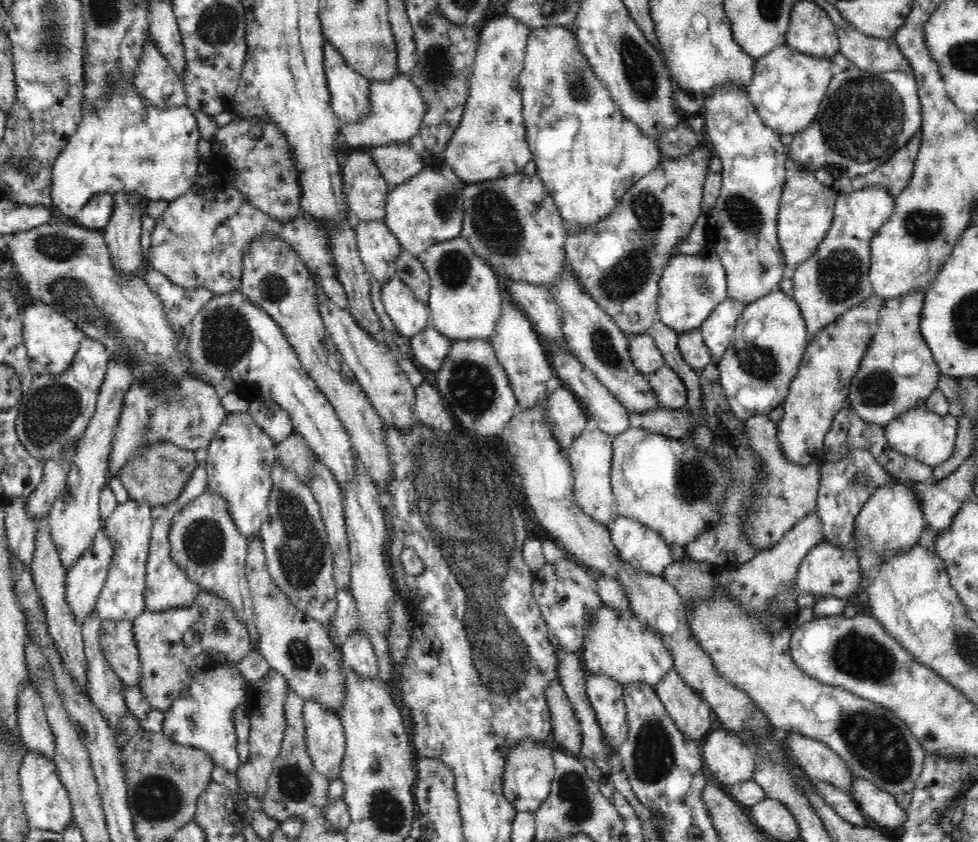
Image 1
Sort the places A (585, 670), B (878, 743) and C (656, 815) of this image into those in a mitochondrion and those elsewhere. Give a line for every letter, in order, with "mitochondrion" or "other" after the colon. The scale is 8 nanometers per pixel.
A: other
B: mitochondrion
C: other

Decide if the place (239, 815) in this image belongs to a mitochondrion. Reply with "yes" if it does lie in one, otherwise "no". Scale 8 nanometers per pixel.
no

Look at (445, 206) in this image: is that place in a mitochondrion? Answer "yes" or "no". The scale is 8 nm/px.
yes

